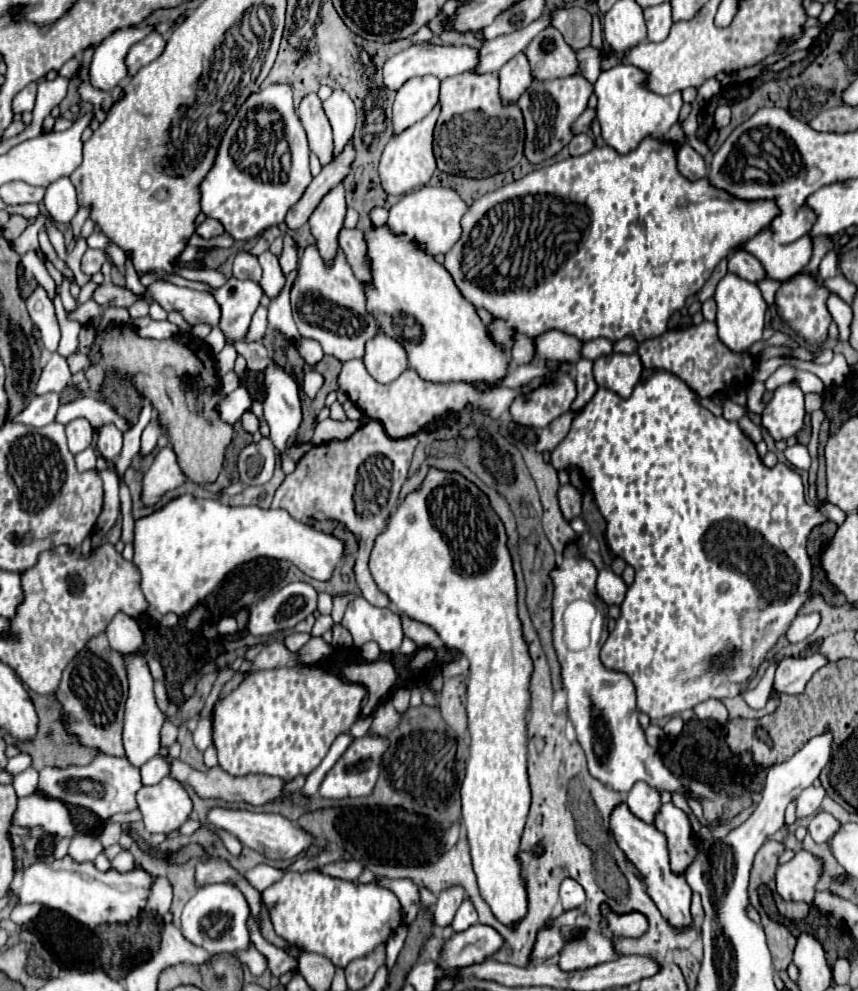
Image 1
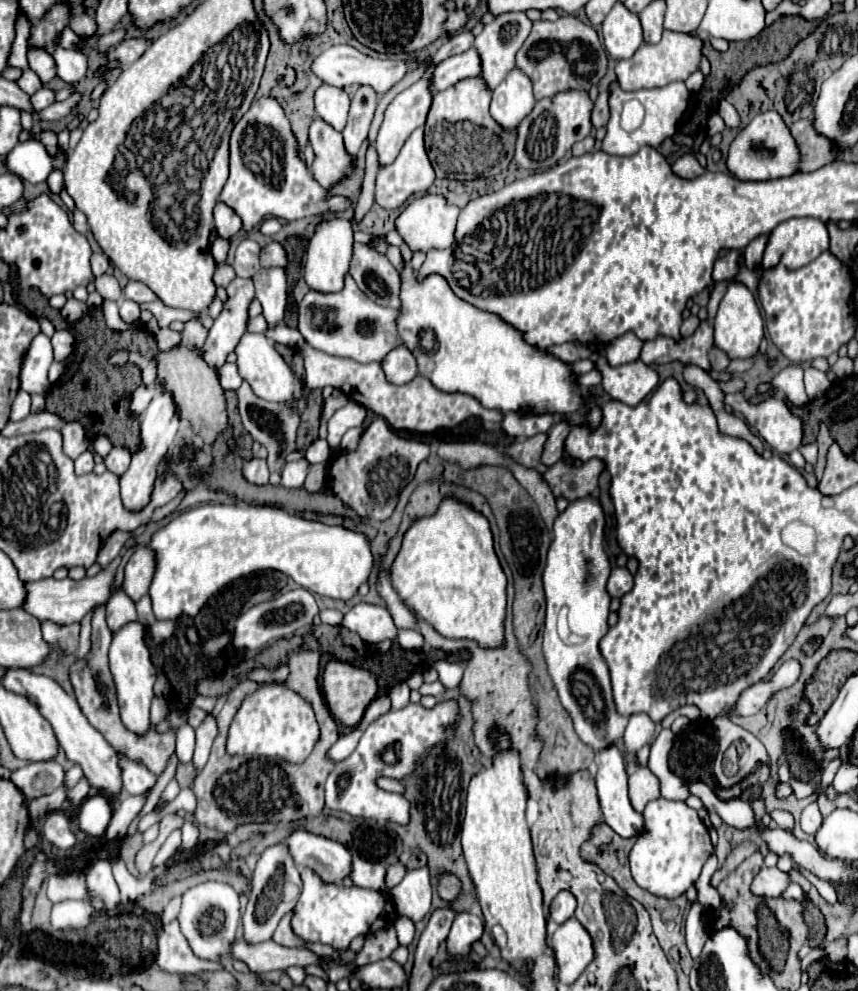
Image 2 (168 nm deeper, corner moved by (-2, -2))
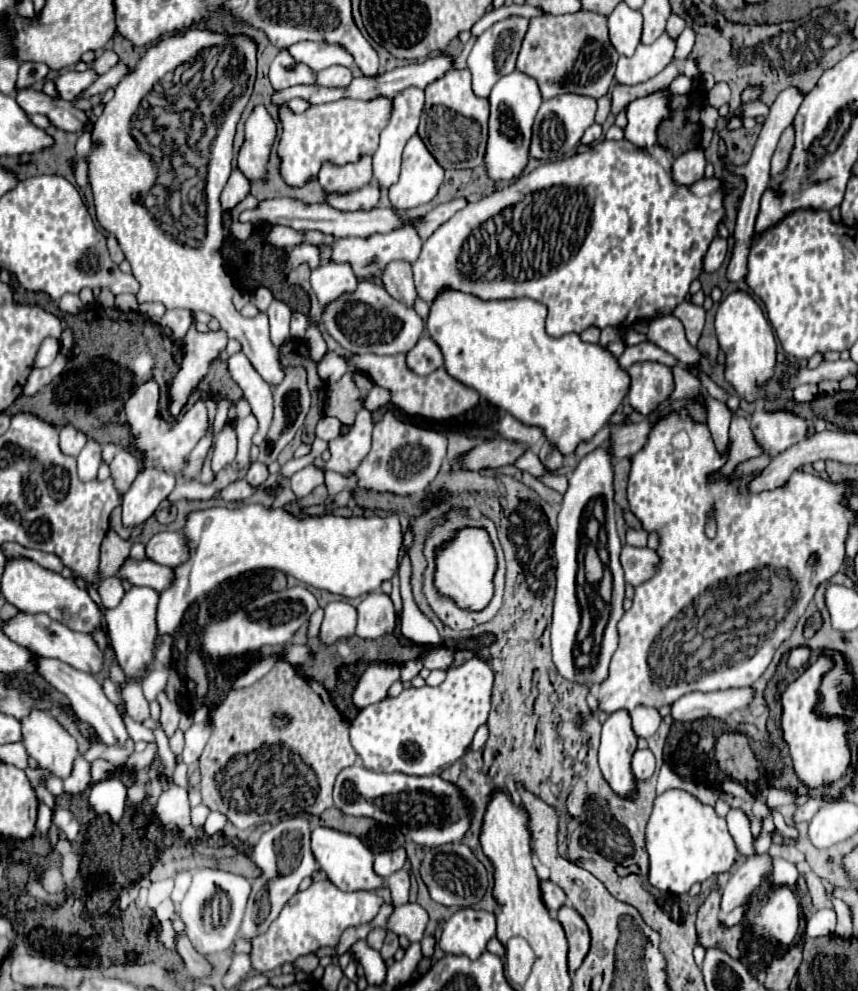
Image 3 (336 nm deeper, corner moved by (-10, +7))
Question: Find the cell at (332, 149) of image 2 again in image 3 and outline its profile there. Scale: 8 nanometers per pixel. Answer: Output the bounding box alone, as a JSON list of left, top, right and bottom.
[319,154,373,192]

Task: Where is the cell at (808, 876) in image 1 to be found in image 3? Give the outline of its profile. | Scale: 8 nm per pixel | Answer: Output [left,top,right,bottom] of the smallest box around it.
[721,854,773,912]

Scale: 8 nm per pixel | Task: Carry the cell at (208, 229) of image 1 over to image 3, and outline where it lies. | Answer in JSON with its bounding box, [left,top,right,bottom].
[221,170,251,210]

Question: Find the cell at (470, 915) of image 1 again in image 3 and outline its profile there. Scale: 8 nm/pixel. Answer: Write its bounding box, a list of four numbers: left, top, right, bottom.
[439,908,495,958]

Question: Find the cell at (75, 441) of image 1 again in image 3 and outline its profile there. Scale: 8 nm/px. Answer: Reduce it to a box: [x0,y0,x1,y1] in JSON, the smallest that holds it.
[59,424,87,456]

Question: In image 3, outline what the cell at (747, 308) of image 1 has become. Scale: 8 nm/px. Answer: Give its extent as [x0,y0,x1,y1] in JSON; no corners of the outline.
[715,290,777,400]

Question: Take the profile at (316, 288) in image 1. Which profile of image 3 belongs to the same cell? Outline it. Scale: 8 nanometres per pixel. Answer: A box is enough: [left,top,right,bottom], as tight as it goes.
[321,280,425,356]

